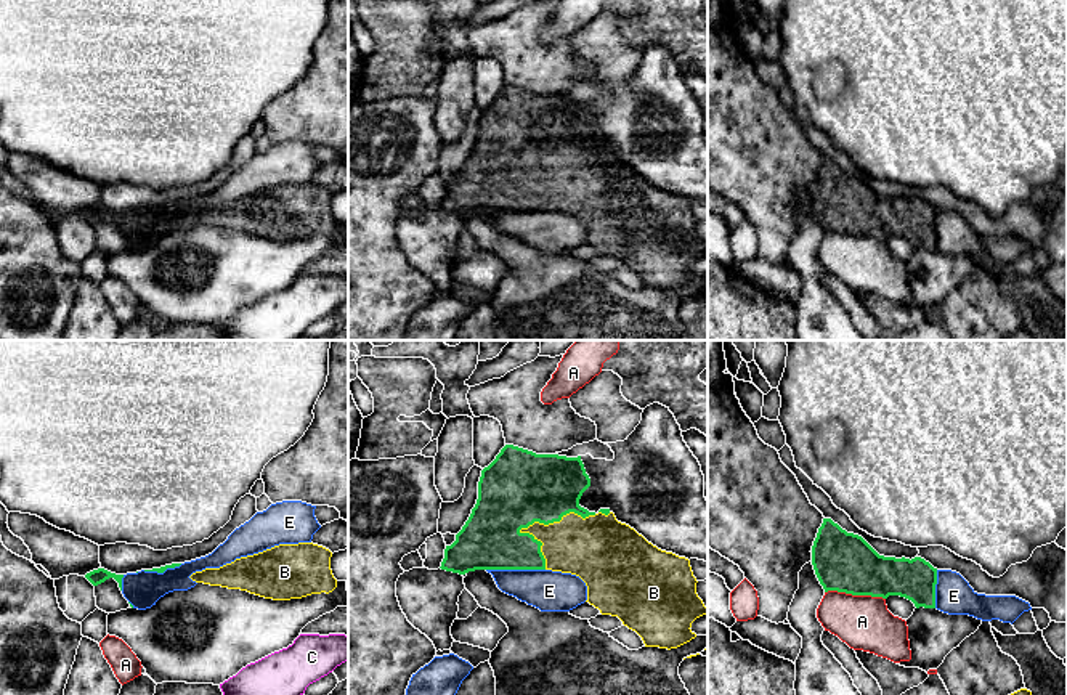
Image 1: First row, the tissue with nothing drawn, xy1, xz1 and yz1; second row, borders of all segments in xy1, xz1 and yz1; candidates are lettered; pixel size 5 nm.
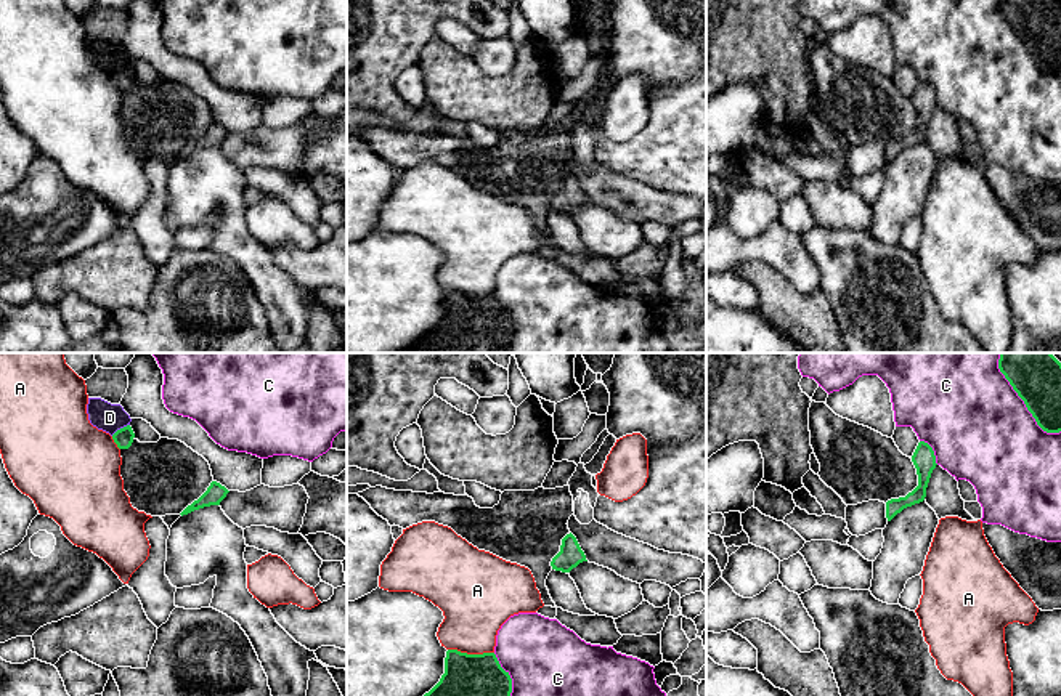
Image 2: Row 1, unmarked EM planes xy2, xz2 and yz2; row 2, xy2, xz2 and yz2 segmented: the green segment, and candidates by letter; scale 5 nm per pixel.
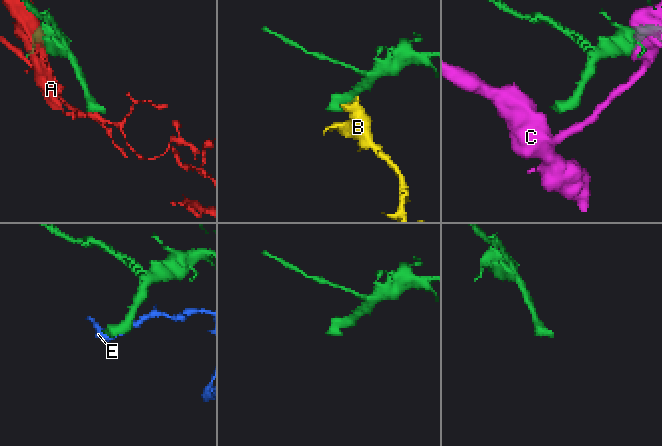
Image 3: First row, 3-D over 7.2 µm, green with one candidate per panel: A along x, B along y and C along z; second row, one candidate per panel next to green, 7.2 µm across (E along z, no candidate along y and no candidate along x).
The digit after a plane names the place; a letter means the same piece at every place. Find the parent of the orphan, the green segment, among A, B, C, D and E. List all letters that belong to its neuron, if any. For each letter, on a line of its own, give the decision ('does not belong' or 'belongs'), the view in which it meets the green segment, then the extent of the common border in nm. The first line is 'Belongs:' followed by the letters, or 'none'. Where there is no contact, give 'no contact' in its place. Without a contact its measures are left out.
Belongs: B
A: does not belong; contact in yz1; length 300 nm
B: belongs; contact in xz1; length 400 nm
C: does not belong; contact in yz2; length 480 nm
D: does not belong; contact in xy2; length 110 nm
E: does not belong; contact in xz1; length 300 nm

